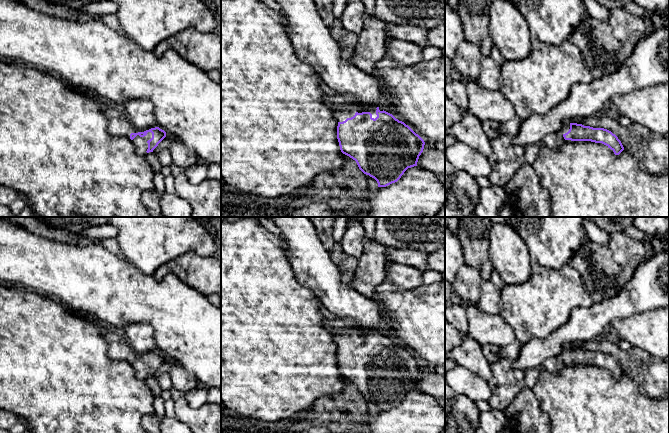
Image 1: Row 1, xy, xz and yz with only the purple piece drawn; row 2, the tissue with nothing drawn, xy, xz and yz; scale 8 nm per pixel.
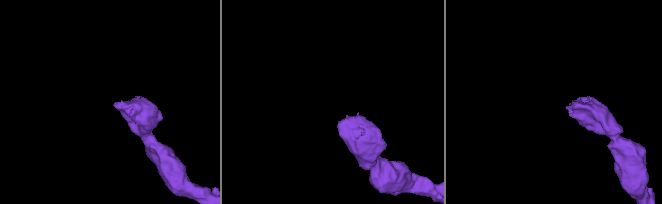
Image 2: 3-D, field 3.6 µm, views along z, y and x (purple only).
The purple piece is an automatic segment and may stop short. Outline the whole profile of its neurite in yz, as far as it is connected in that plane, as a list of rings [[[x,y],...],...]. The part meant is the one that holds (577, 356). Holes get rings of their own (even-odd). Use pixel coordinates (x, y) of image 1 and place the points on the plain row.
[[[565,348],[559,355],[565,364],[591,365],[602,367],[610,372],[615,379],[619,379],[624,371],[618,361],[611,355],[604,352],[593,352],[582,348]]]

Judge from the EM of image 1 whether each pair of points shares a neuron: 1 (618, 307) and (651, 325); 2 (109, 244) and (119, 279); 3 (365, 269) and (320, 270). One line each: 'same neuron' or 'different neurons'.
1: different neurons
2: different neurons
3: different neurons

